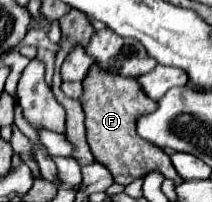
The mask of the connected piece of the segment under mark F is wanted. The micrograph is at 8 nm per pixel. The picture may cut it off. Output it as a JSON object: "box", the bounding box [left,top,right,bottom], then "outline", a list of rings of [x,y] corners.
{"box":[79,63,183,185],"outline":[[[97,63],[91,65],[87,77],[83,79],[83,93],[79,97],[85,111],[85,127],[87,127],[87,143],[91,147],[93,157],[103,163],[111,173],[115,183],[129,185],[133,179],[147,175],[149,171],[161,171],[165,177],[173,179],[179,185],[183,179],[175,171],[169,155],[151,141],[145,141],[137,135],[135,121],[143,113],[151,113],[157,103],[145,95],[139,81],[135,77],[113,75],[101,69]]]}

